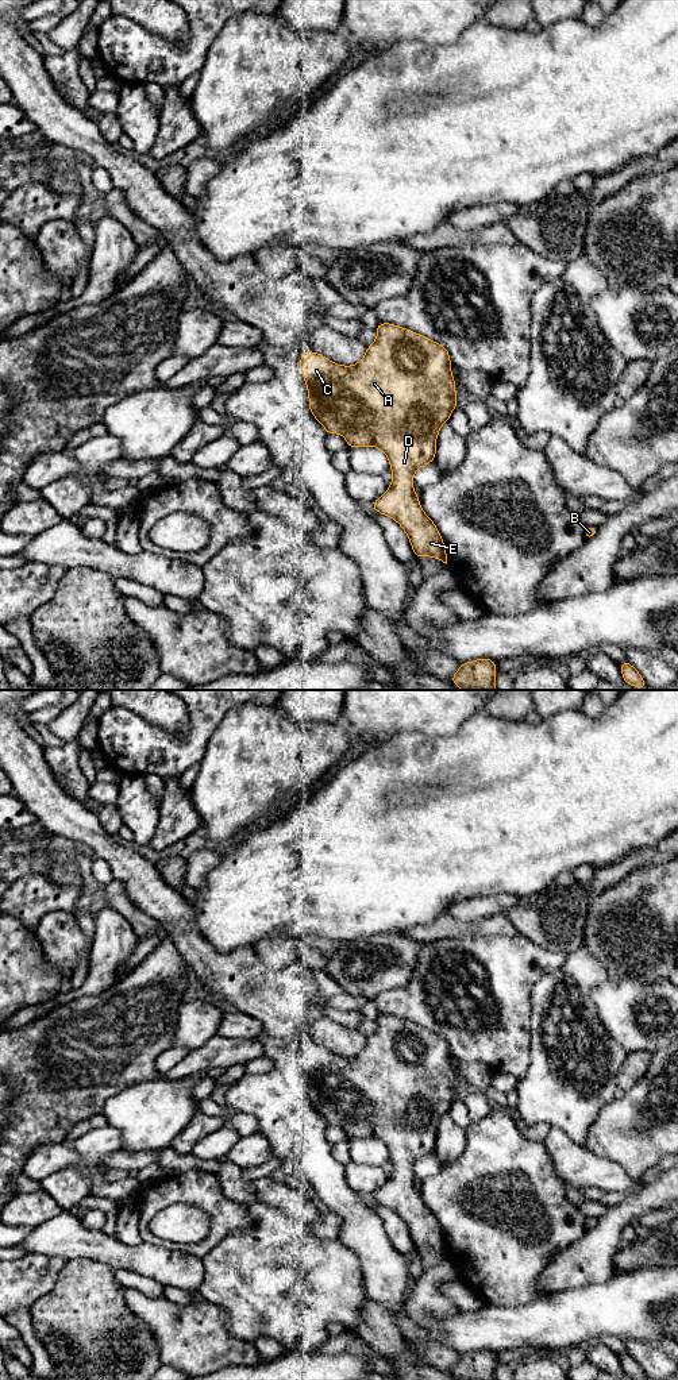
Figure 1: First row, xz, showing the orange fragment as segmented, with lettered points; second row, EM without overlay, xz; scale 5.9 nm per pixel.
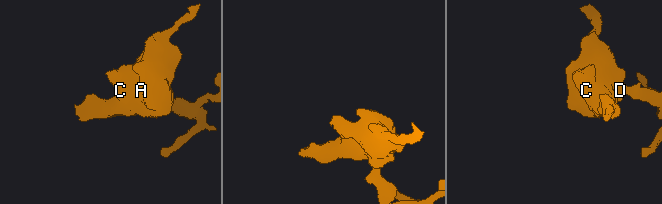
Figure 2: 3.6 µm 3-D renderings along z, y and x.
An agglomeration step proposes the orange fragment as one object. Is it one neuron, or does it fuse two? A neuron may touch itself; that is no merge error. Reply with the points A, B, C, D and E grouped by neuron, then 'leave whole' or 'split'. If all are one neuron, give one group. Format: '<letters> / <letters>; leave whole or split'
A B C D E; leave whole

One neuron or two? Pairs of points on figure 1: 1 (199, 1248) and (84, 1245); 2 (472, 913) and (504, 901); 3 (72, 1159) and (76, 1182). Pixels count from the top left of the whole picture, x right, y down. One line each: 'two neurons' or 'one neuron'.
1: two neurons
2: one neuron
3: two neurons

